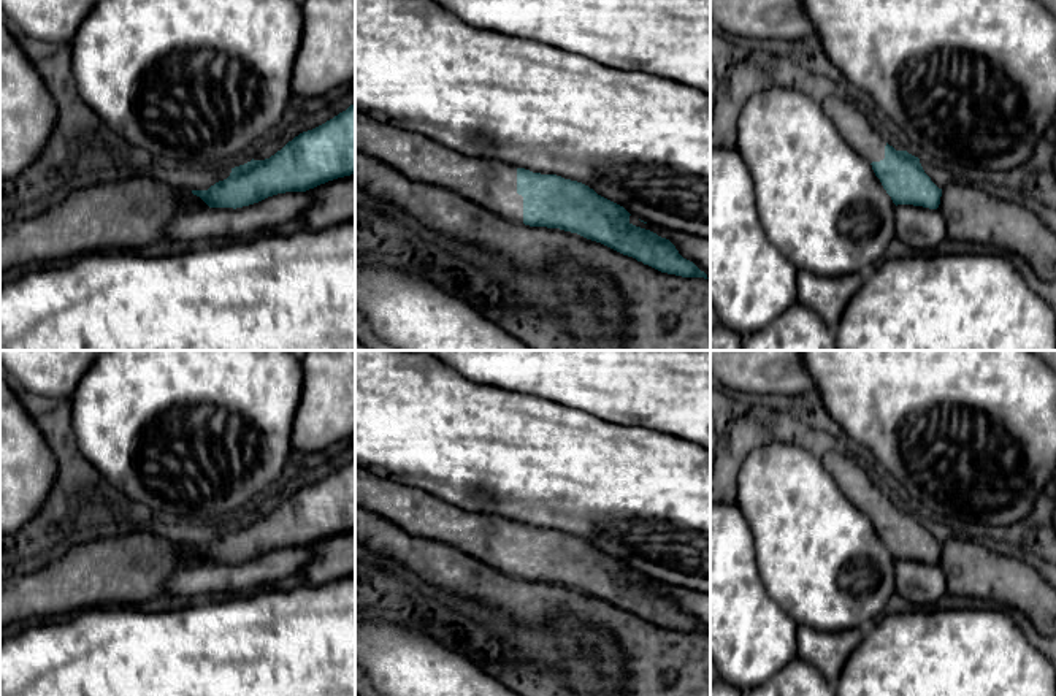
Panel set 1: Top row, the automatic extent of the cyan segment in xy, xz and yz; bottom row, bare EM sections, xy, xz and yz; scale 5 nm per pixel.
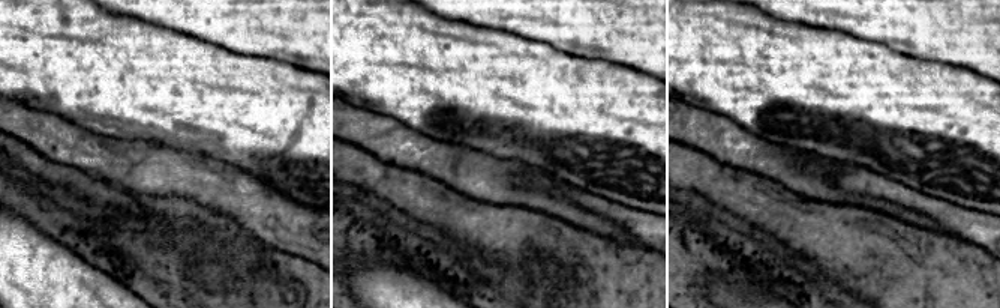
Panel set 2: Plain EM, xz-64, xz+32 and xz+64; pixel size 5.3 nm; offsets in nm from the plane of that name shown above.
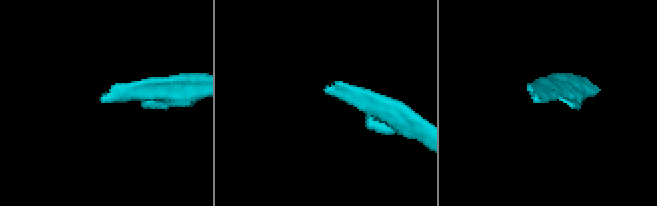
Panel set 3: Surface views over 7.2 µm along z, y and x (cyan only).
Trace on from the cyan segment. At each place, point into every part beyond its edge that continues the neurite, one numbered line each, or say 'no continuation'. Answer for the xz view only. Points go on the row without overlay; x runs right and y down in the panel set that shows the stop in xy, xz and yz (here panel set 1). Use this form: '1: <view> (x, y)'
1: xz (492, 539)

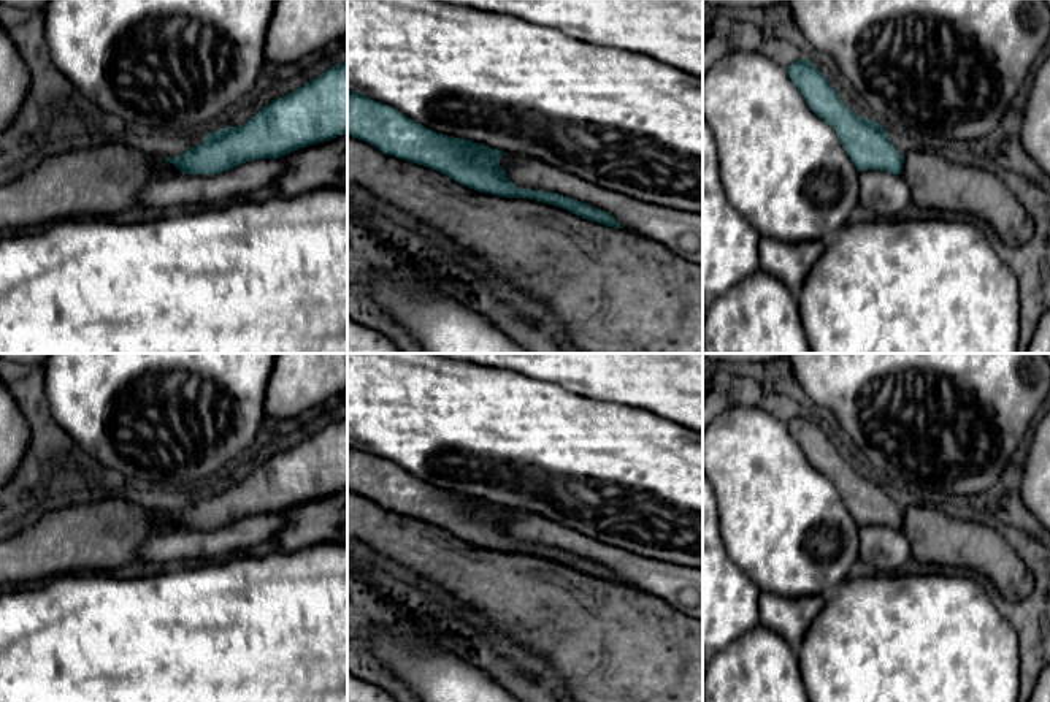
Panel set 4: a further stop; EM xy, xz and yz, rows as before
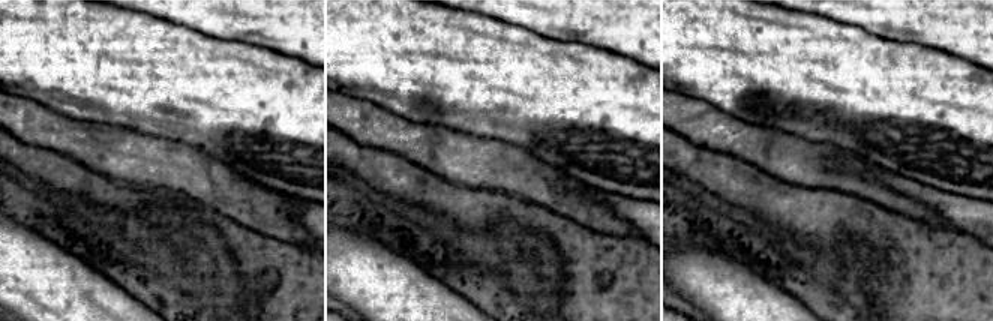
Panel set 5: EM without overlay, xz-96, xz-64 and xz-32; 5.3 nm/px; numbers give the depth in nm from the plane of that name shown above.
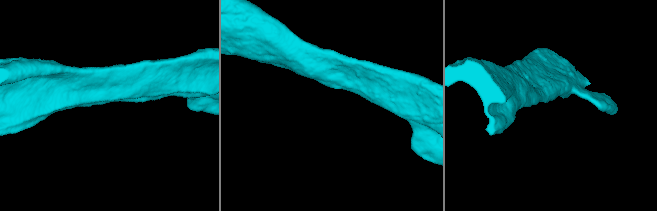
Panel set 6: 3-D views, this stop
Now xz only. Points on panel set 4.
no continuation

